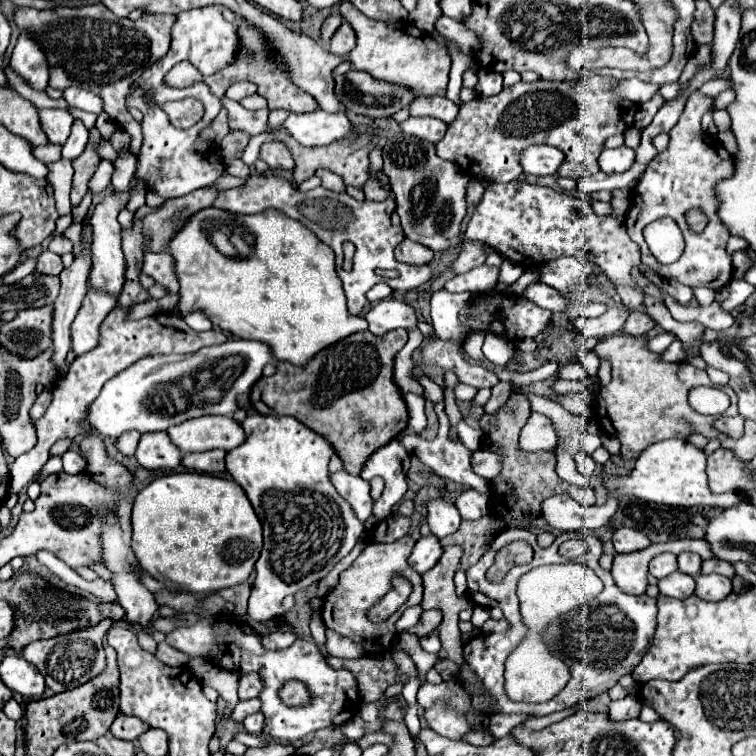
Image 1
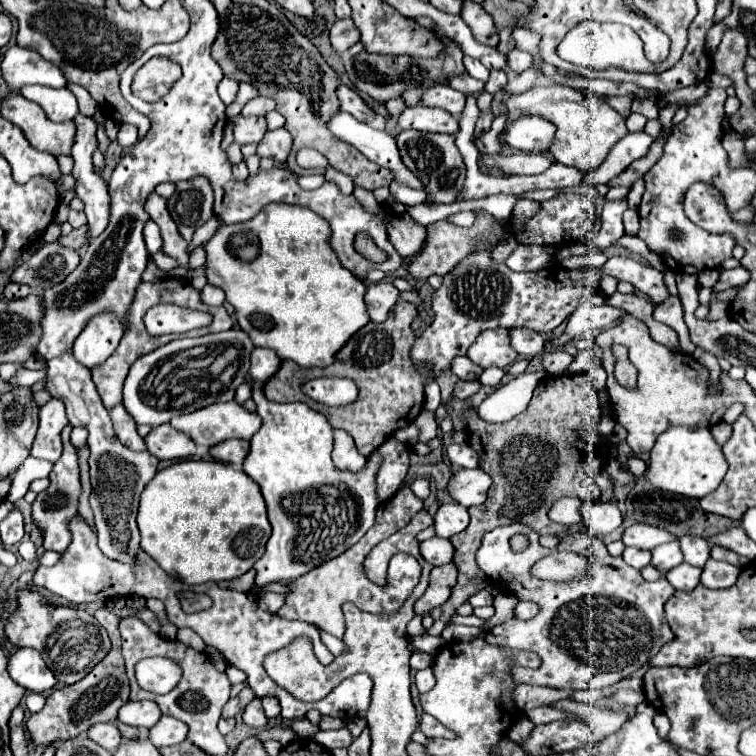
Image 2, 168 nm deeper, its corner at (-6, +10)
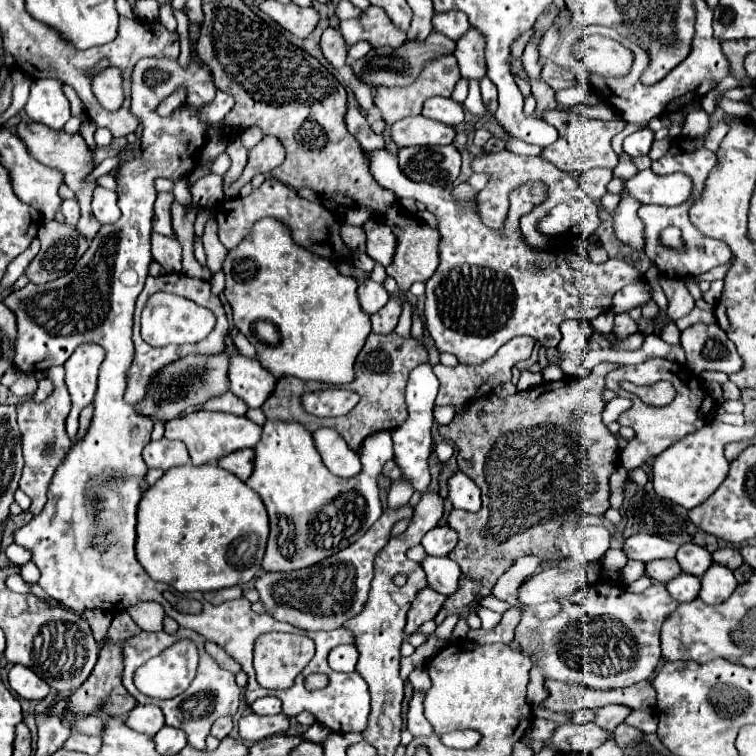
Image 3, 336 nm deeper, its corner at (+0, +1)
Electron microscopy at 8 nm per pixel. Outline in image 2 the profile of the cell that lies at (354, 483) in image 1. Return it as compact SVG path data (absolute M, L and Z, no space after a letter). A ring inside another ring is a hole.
M333 430L335 446L333 446L333 462L339 470L361 470L367 458L361 456L355 448L353 438L345 430Z

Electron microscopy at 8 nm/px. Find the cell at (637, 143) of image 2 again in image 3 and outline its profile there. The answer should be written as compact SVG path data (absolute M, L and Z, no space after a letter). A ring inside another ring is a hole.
M641 129L629 137L625 137L623 141L623 151L629 155L629 157L639 157L639 155L647 155L649 149L651 149L651 143L653 143L653 131L651 129Z

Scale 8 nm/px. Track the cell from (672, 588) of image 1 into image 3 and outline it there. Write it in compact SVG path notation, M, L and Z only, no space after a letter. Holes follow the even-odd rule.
M679 573L675 579L671 579L667 583L667 591L669 595L679 601L679 603L685 603L685 601L693 601L697 597L701 589L701 583L697 577L693 575L687 575L687 573Z

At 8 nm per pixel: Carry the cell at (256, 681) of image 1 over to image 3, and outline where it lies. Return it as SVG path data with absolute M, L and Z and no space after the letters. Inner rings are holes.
M219 717L219 719L213 723L213 727L211 727L211 735L215 735L217 739L223 739L223 737L229 735L231 727L233 727L231 717Z

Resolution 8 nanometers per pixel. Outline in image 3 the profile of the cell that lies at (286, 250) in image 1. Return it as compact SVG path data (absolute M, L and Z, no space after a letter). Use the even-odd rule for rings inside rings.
M259 219L259 223L255 223L255 227L251 227L251 235L247 239L243 239L243 243L239 243L239 247L235 249L229 249L227 251L227 257L223 261L223 273L225 273L225 297L233 309L233 323L235 327L239 329L239 333L243 333L249 343L255 345L257 349L257 355L259 355L259 361L261 365L273 375L273 377L285 377L285 375L293 375L297 379L303 379L303 381L321 381L321 383L333 383L333 385L341 385L341 383L349 383L355 375L353 375L353 363L355 363L355 357L357 353L363 349L365 345L365 339L367 335L371 333L371 321L369 321L369 315L361 311L359 307L359 301L357 301L357 281L353 277L343 277L339 275L337 271L337 265L329 259L323 259L319 255L315 255L313 251L309 251L307 247L295 243L291 239L291 231L287 231L287 223L279 223L279 219ZM259 321L269 321L275 331L277 331L277 341L275 343L267 343L263 341L259 335L257 335L257 323Z

